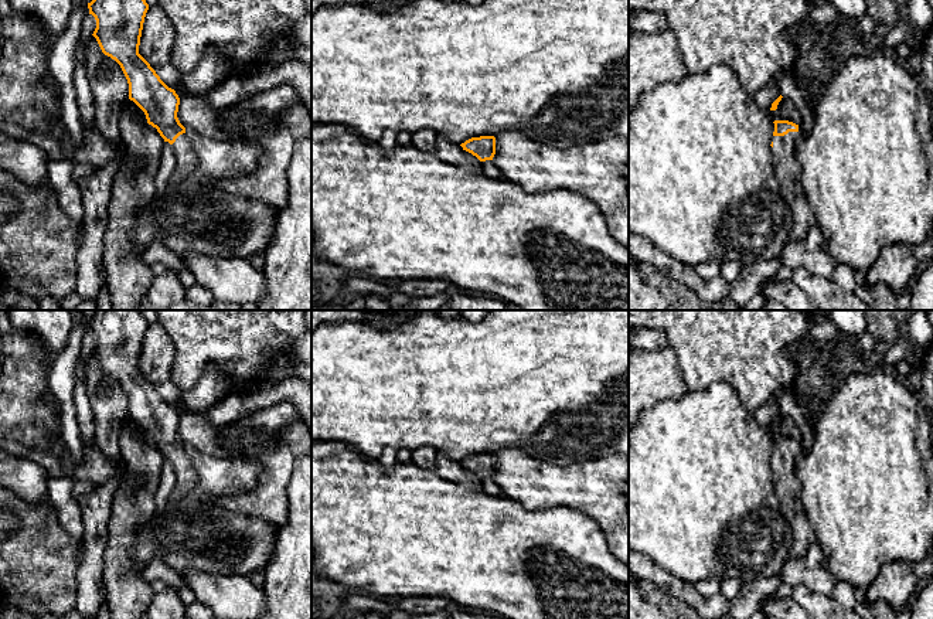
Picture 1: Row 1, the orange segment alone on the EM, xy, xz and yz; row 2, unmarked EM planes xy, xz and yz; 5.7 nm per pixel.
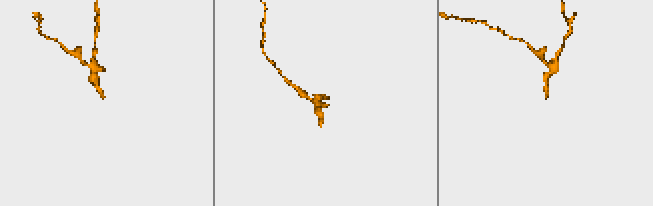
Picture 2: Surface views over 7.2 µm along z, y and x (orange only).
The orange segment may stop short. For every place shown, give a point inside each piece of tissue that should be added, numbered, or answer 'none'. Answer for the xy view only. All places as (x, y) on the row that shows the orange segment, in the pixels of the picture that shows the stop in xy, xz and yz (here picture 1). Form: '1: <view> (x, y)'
1: xy (186, 157)

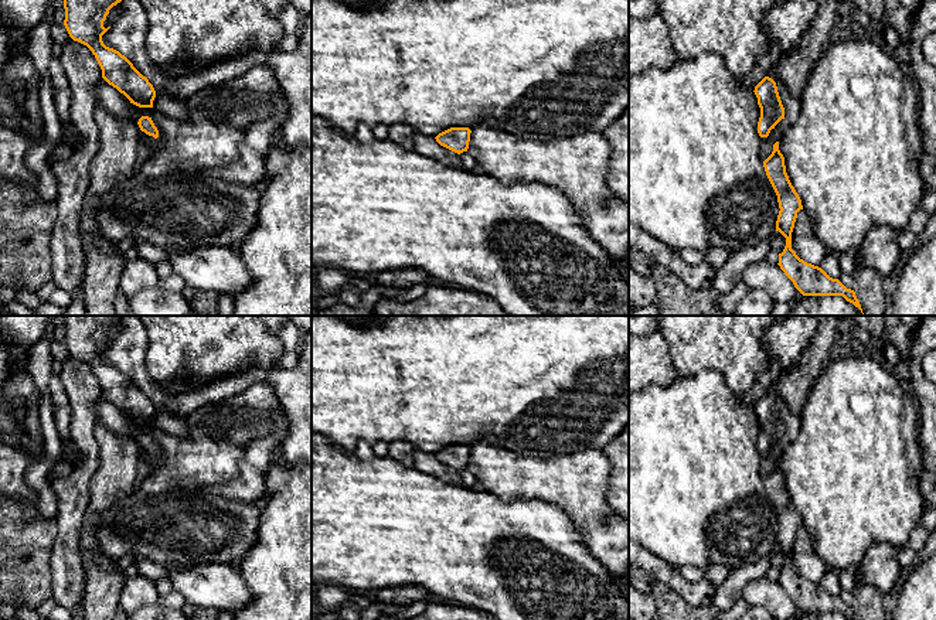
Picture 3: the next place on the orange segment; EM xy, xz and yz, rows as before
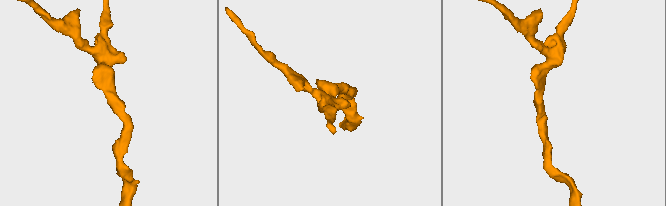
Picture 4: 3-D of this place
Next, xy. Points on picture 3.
none

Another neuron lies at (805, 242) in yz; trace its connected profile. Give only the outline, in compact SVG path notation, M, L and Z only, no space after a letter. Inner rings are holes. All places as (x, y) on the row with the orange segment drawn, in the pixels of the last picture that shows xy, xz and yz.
M804 209L797 212L792 232L792 249L800 259L818 268L831 252L814 234L813 224Z

